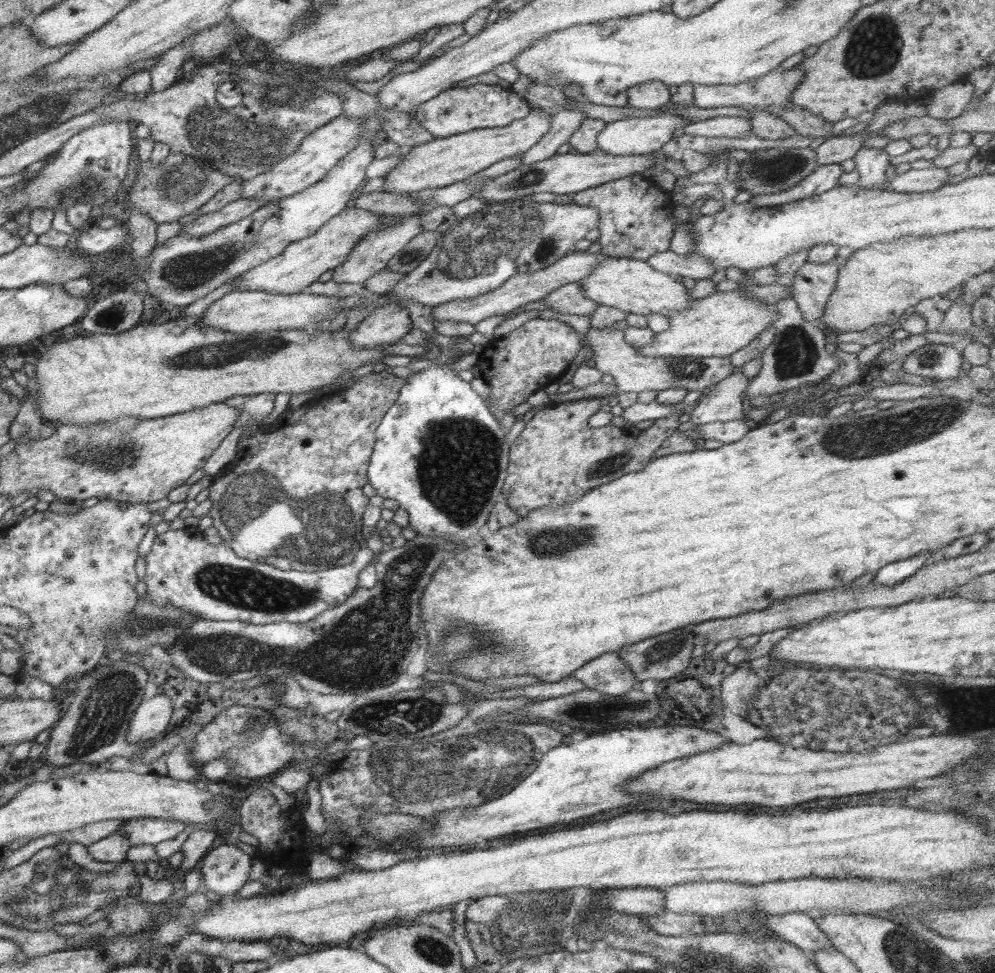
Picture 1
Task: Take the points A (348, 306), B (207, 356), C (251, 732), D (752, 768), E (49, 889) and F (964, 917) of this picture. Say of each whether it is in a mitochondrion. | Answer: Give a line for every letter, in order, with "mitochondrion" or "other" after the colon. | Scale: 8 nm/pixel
A: other
B: mitochondrion
C: mitochondrion
D: other
E: mitochondrion
F: other

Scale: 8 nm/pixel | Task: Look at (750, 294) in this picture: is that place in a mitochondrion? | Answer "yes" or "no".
no

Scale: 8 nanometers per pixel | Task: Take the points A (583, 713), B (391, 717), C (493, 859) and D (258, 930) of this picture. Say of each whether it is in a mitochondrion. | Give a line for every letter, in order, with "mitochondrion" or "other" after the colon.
A: mitochondrion
B: mitochondrion
C: other
D: other

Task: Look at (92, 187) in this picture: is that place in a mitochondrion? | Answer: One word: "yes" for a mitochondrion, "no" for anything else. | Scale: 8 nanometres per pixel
yes

